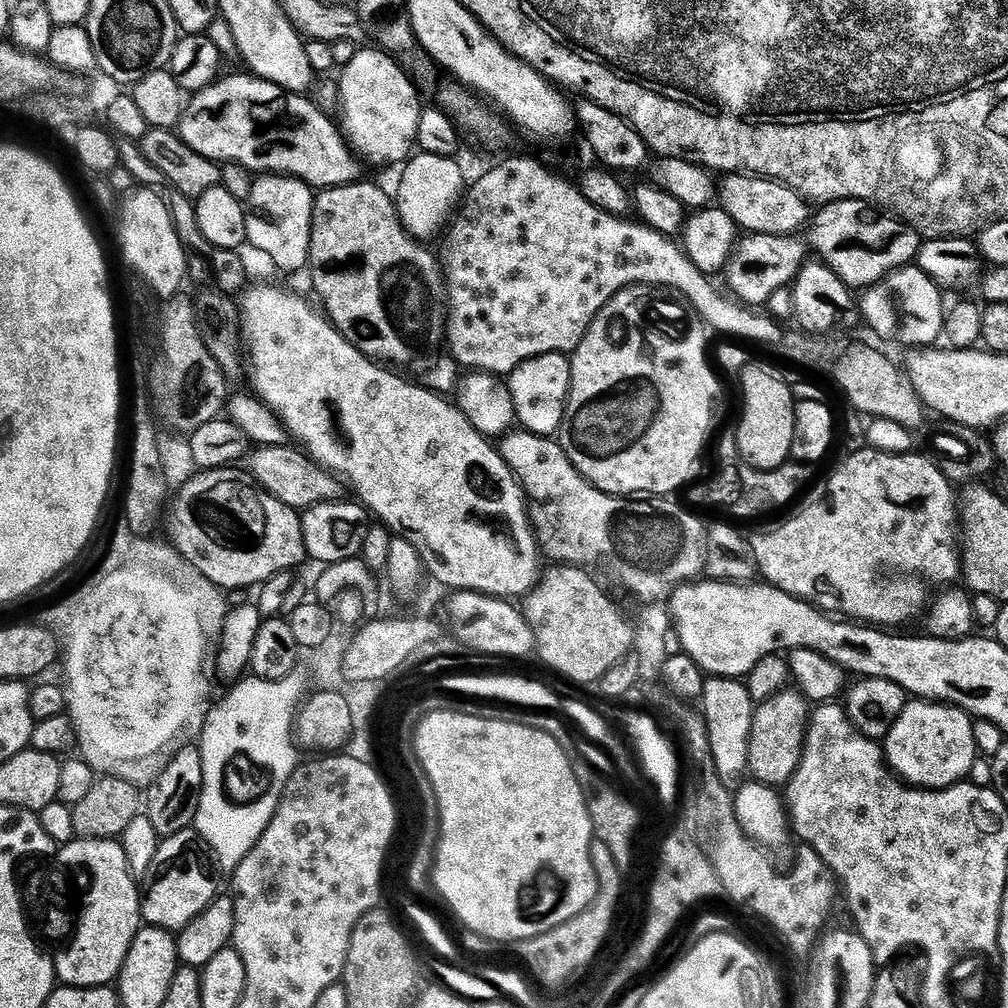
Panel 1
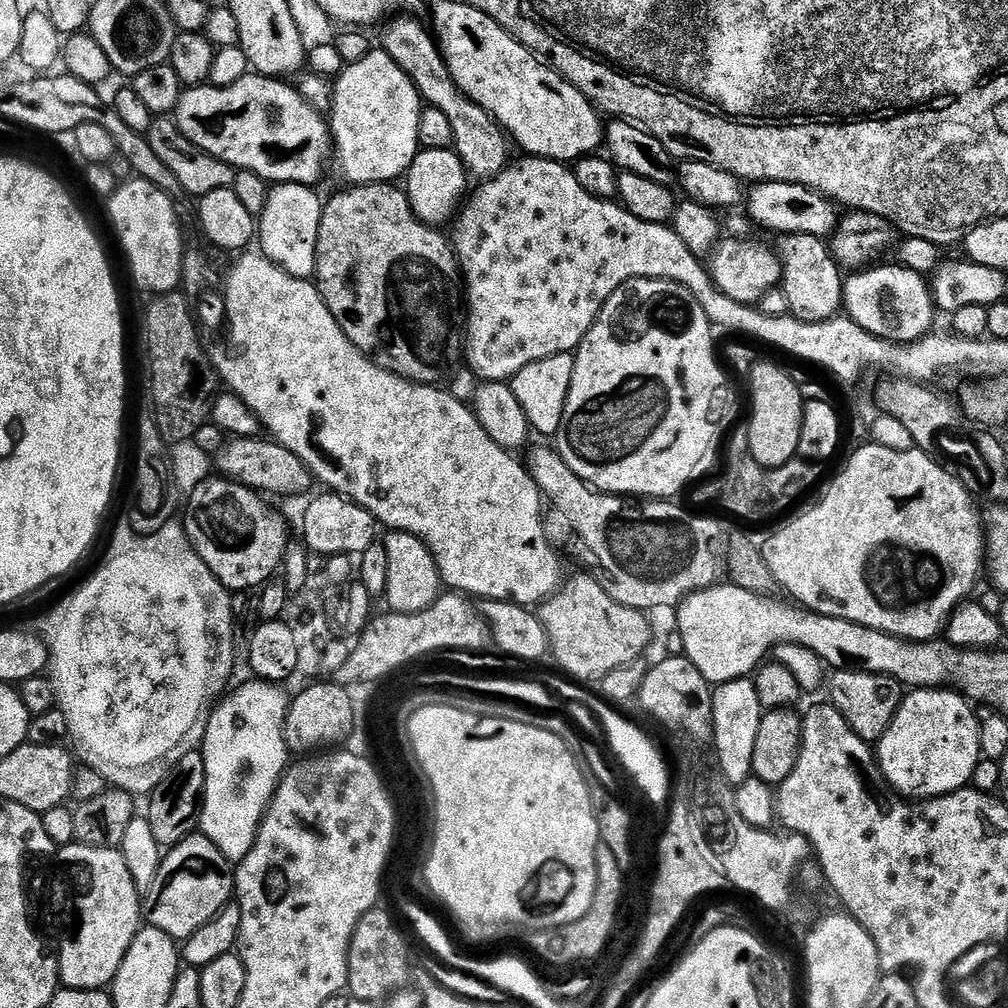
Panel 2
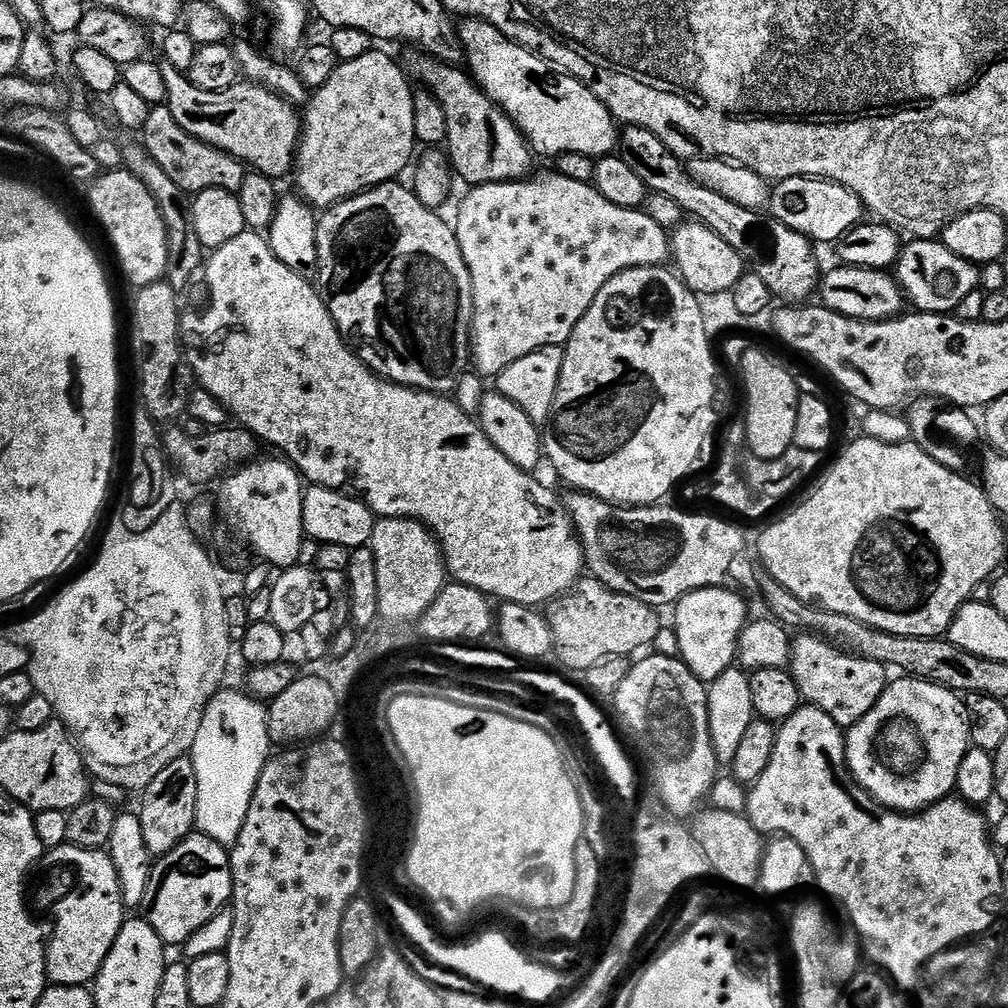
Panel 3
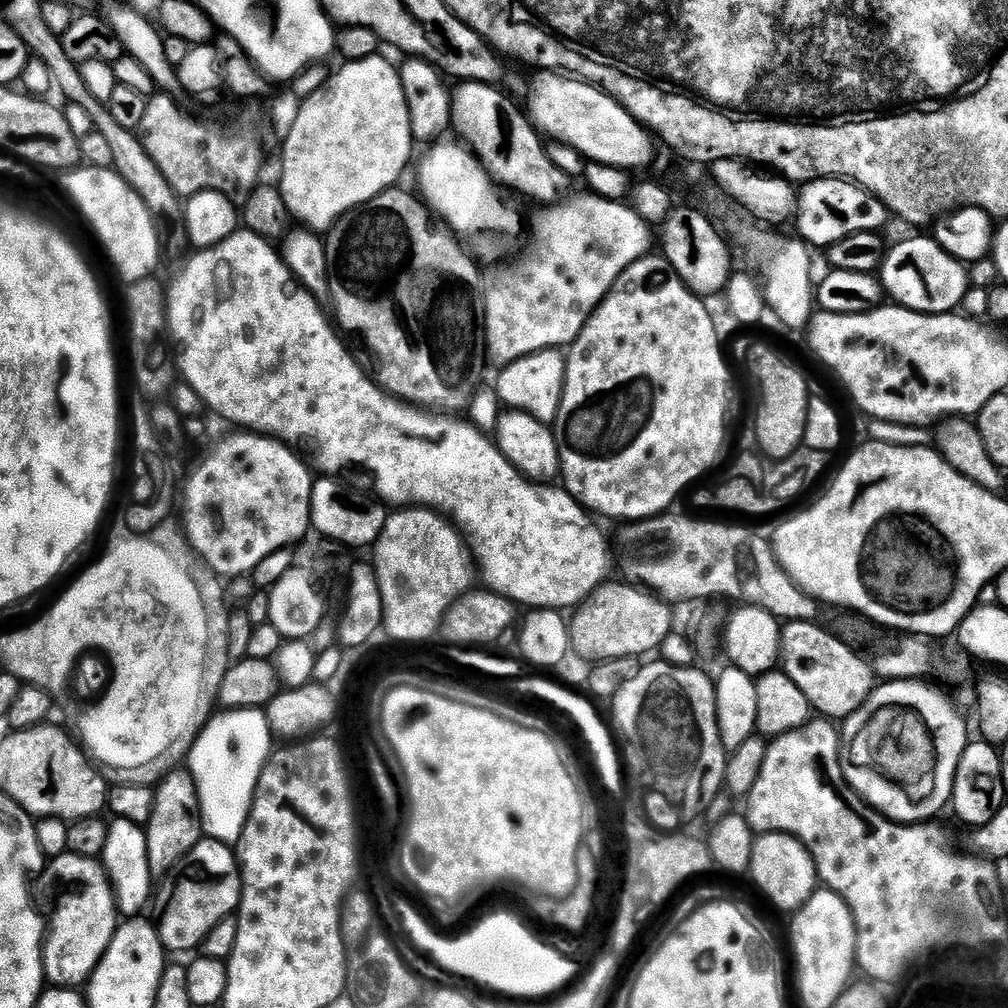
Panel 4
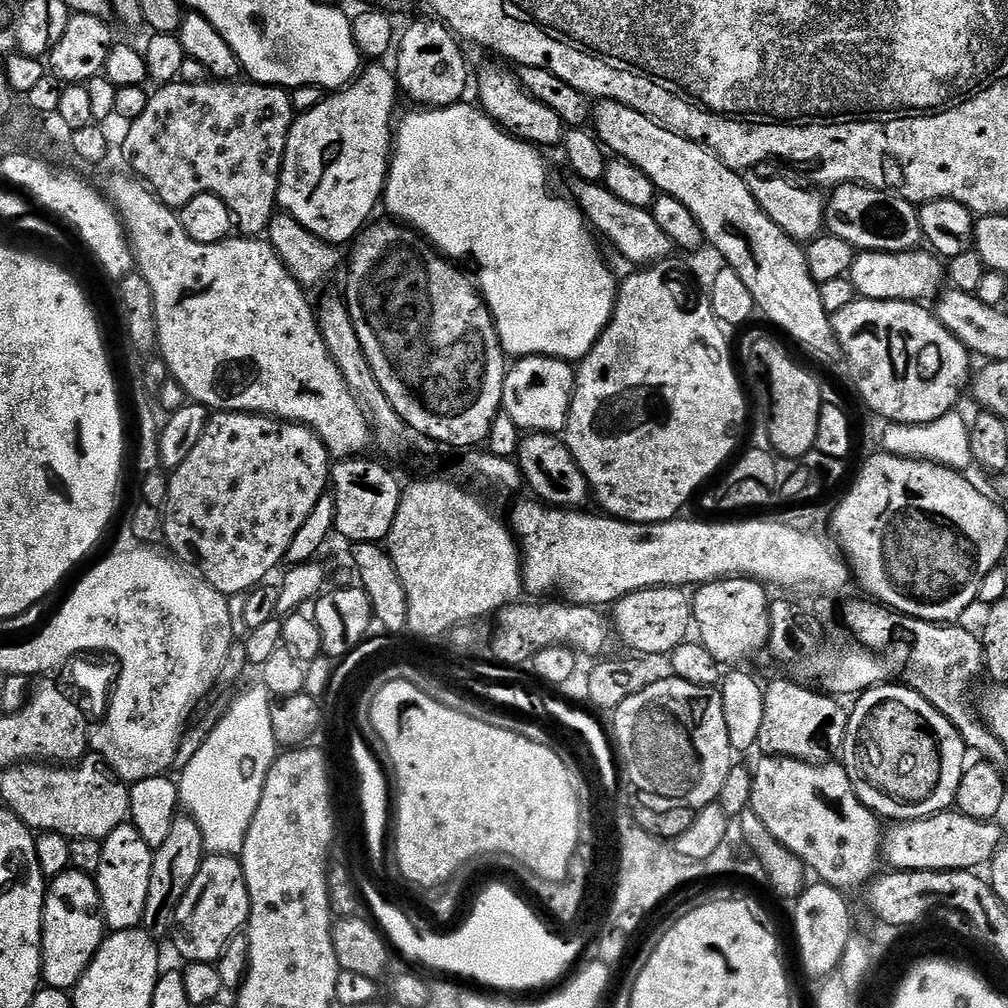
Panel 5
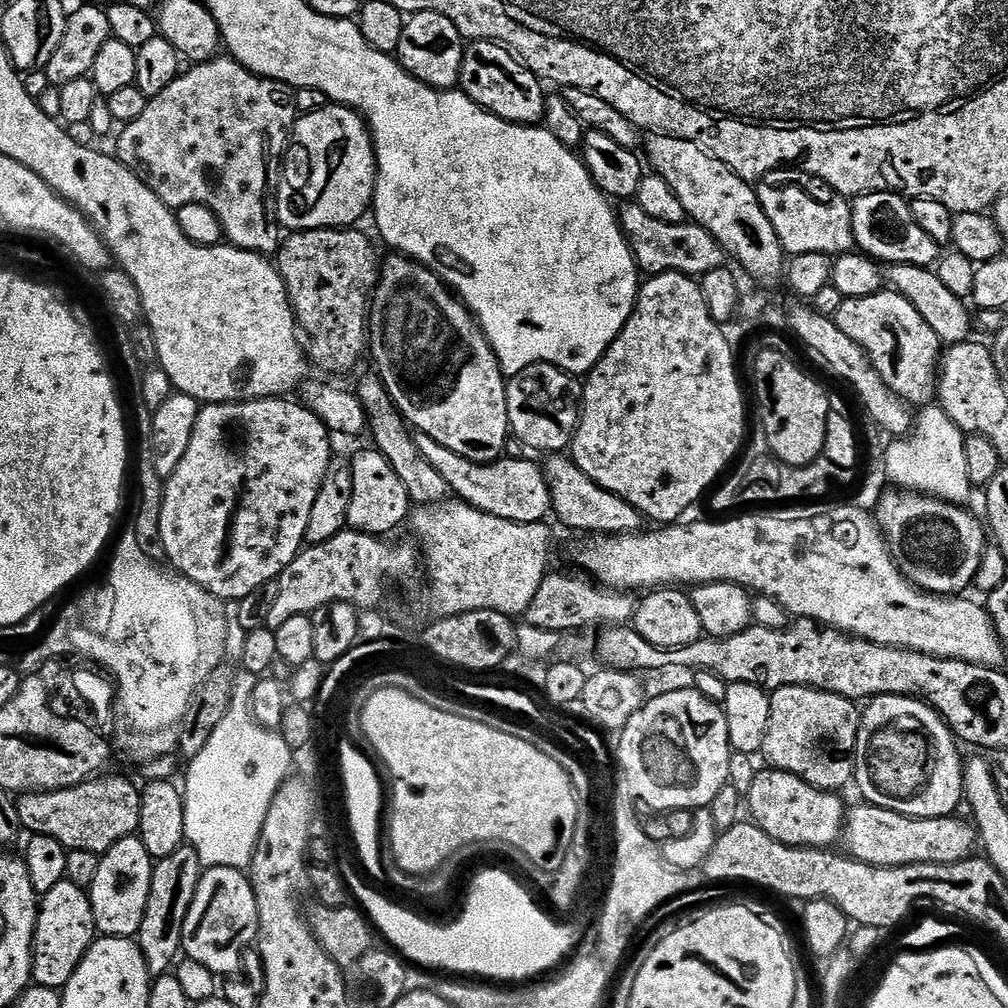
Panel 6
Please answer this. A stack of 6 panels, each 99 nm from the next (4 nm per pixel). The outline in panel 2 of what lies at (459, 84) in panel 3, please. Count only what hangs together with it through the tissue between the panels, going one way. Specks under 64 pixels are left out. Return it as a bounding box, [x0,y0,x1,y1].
[378,14,510,178]

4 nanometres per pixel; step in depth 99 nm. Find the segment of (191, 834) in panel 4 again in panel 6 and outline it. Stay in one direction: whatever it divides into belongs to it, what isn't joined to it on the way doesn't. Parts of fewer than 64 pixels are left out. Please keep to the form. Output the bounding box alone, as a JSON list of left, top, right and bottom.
[138,844,204,978]

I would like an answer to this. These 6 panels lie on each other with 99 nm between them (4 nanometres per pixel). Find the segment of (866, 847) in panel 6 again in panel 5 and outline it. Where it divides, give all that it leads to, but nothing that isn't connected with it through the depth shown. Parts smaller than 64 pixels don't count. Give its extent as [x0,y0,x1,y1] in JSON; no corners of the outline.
[882,810,1005,872]

